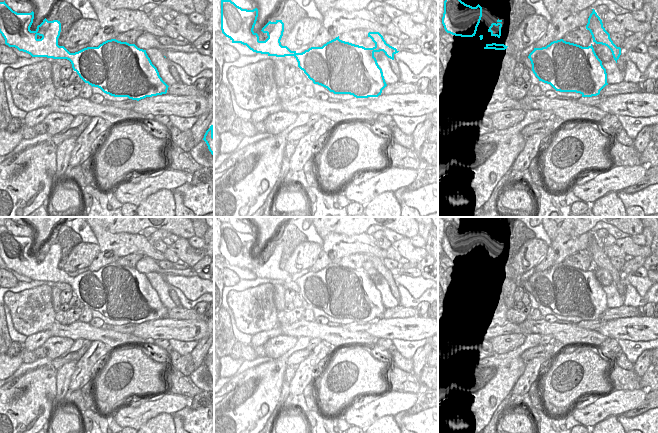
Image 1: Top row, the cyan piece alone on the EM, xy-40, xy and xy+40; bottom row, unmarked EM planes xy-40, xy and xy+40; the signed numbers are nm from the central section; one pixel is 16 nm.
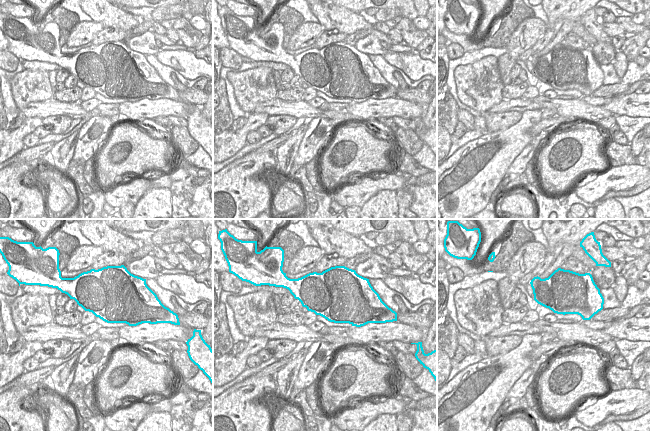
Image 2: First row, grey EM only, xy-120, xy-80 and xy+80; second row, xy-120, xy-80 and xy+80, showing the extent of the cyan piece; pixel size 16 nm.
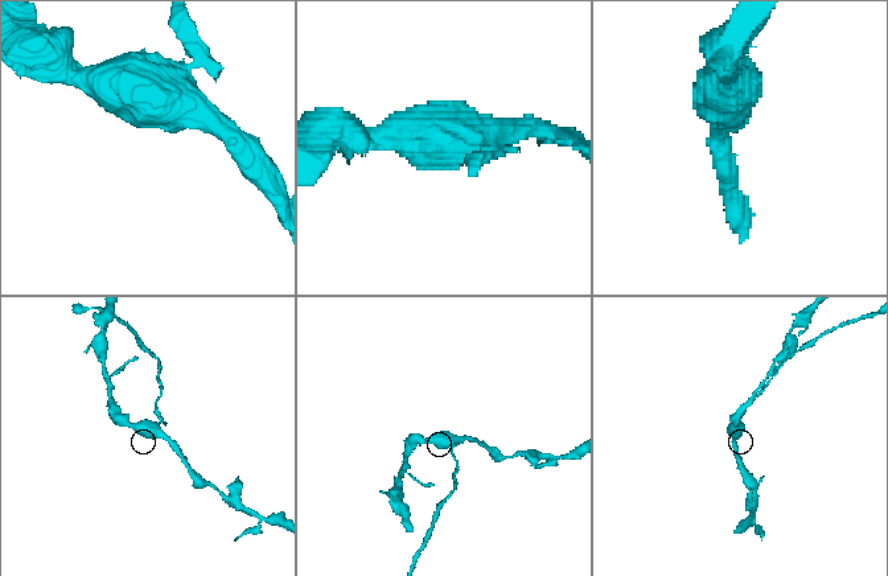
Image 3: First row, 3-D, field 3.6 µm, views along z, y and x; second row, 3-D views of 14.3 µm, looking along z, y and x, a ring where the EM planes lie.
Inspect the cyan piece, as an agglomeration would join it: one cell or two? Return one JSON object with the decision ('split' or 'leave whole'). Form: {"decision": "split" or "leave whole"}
{"decision": "split"}

